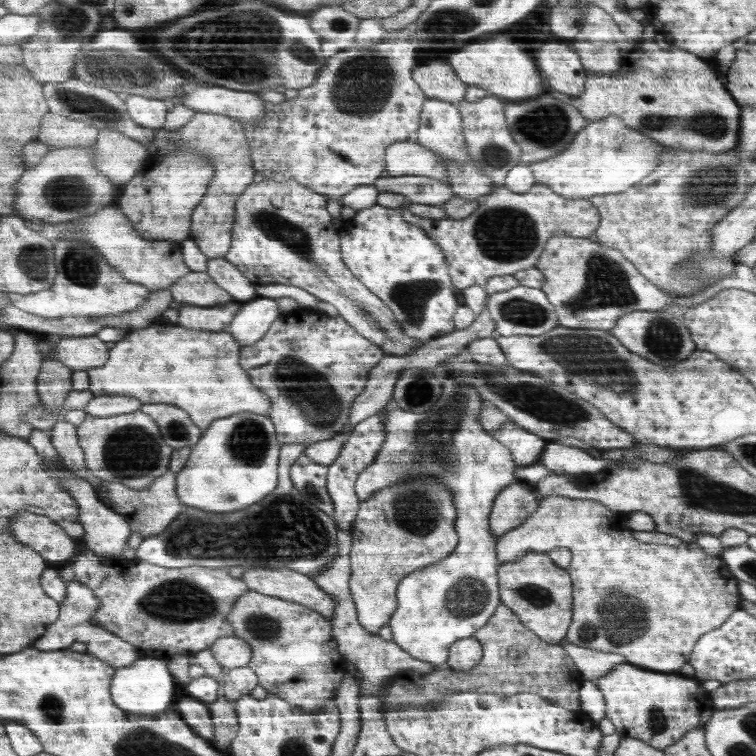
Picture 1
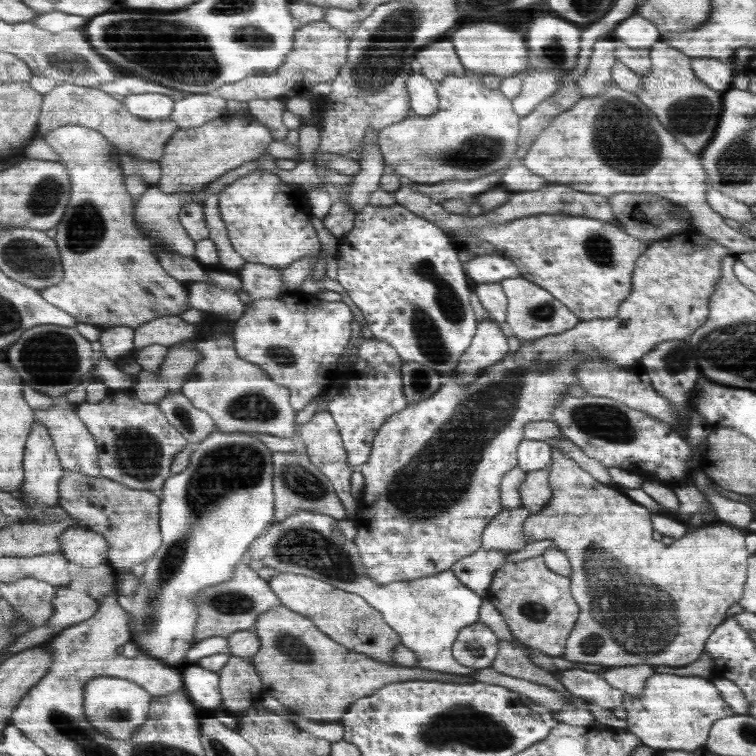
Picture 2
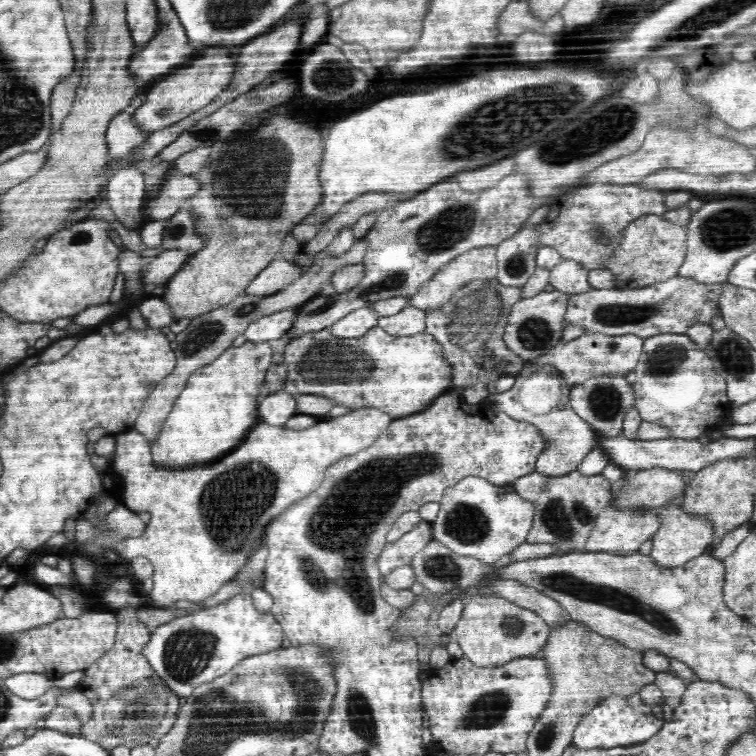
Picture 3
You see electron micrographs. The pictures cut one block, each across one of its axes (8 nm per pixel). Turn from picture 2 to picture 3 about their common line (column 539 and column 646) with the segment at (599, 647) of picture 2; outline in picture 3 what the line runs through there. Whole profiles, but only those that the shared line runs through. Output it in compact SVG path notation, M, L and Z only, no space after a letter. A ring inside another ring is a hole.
M606 506L599 512L585 544L590 552L630 555L656 534L660 521L657 510L636 513Z

